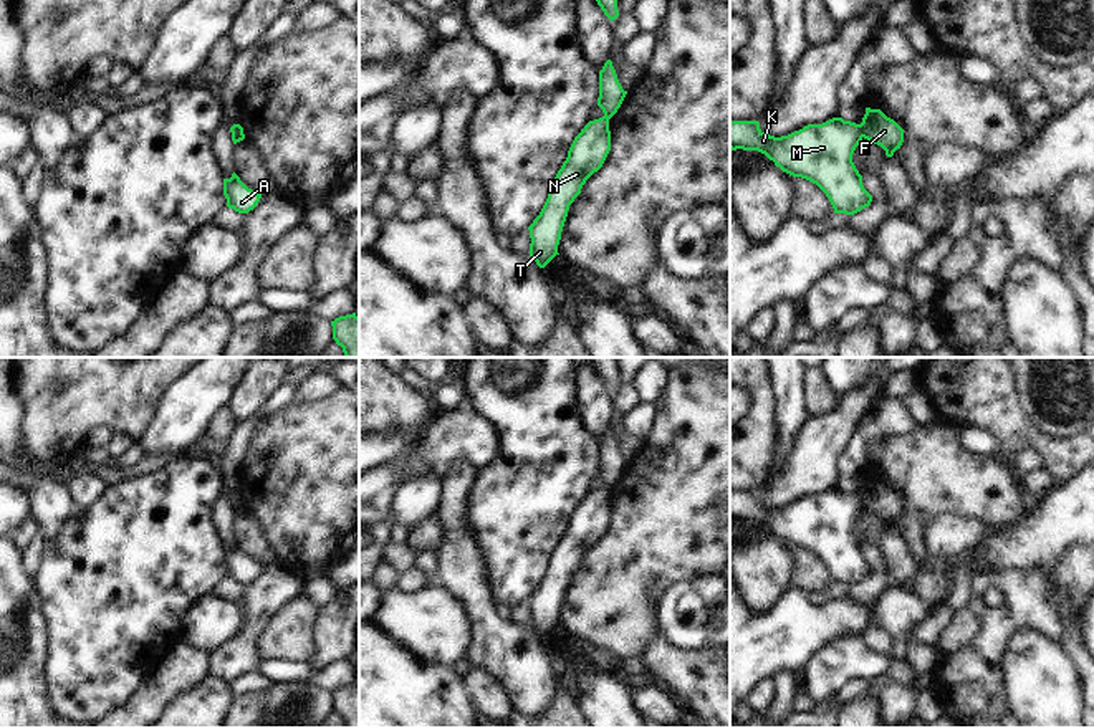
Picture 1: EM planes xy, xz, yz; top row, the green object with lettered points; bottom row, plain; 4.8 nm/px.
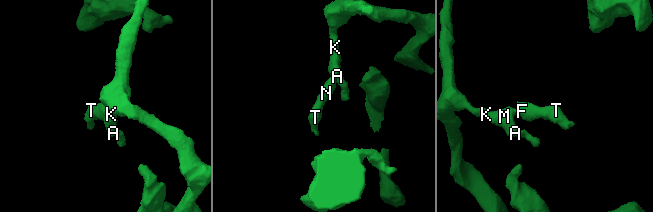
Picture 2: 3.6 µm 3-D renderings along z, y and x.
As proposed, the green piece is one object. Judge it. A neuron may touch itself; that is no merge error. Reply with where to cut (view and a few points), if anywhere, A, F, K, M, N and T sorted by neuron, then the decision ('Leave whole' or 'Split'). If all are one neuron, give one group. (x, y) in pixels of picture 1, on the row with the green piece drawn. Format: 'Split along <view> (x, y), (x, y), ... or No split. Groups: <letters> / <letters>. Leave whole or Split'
Split along yz (859, 124), (863, 136). Groups: A K M / F N T. Split.

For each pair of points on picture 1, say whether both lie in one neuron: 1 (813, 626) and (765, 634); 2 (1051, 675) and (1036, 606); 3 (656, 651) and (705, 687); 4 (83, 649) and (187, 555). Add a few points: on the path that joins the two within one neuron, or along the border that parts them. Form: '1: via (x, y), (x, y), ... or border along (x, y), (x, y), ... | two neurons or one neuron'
1: via (801, 627), (788, 634), (777, 634) | one neuron
2: border along (1060, 642), (1035, 631), (1022, 631), (1007, 651) | two neurons
3: via (667, 662), (694, 679) | one neuron
4: via (110, 622), (161, 571) | one neuron

